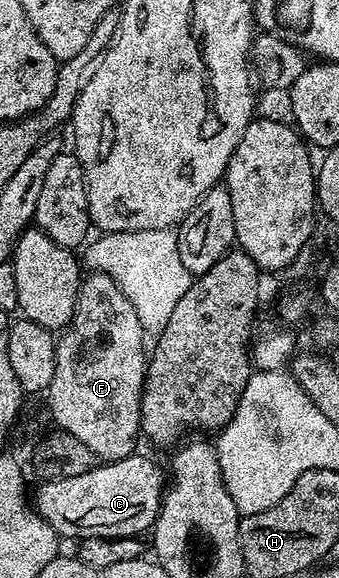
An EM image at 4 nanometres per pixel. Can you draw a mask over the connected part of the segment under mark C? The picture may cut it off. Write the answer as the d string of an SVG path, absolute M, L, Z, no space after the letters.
M133 454L122 458L121 460L109 460L107 462L97 463L95 468L86 470L86 474L78 474L78 478L62 478L61 480L45 480L39 486L36 496L34 492L34 507L43 520L53 530L56 531L57 537L64 538L64 536L76 536L80 540L86 538L94 538L95 536L101 536L103 540L113 540L119 536L140 536L141 534L147 533L151 529L152 525L156 522L156 515L160 513L160 502L166 491L166 472L159 468L154 461L148 456L140 456L141 454Z

